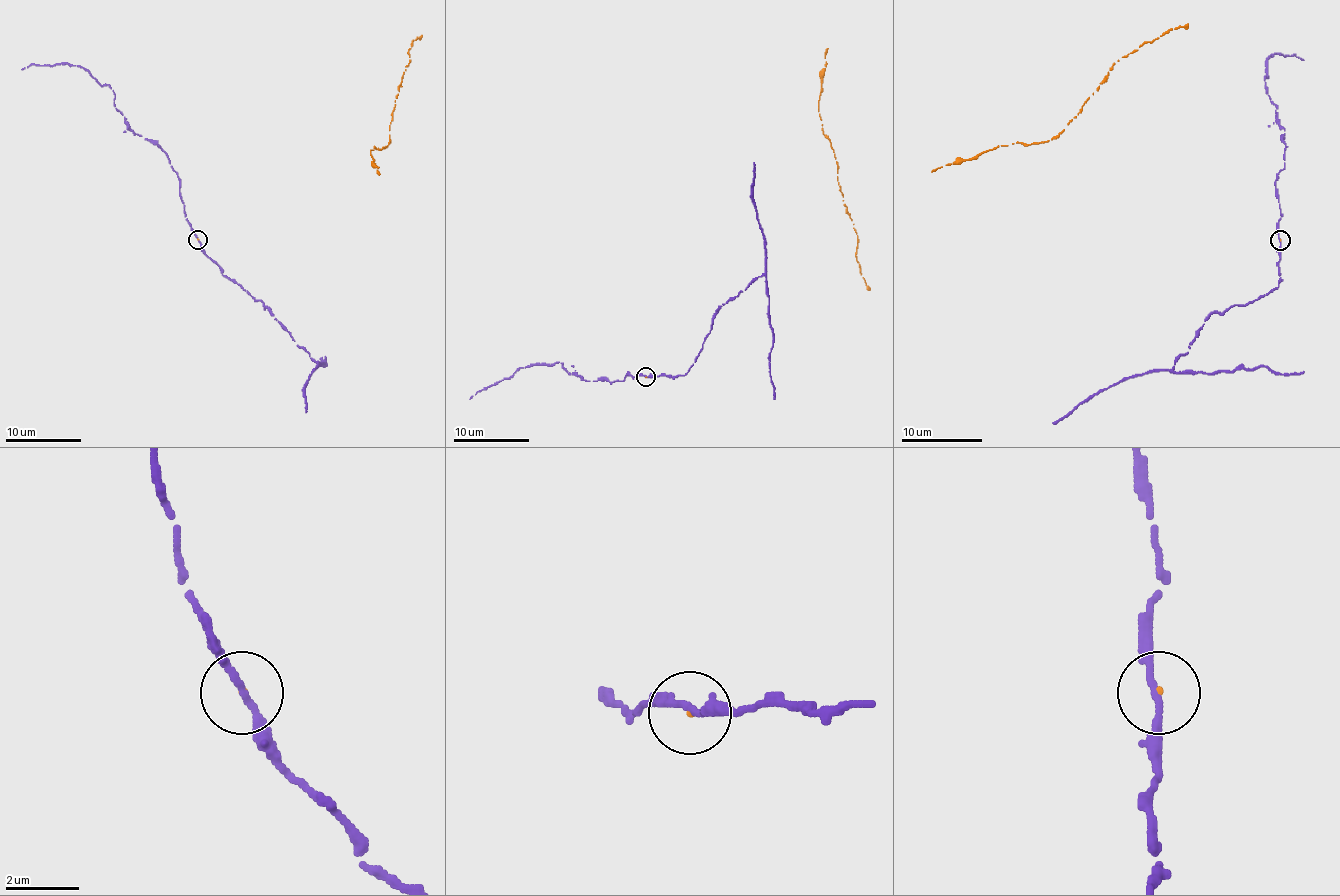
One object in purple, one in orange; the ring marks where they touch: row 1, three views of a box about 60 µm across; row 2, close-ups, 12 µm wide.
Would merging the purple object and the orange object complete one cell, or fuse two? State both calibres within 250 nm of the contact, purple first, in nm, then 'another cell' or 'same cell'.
190 nm thick on the purple side, 90 nm on the other; same cell

